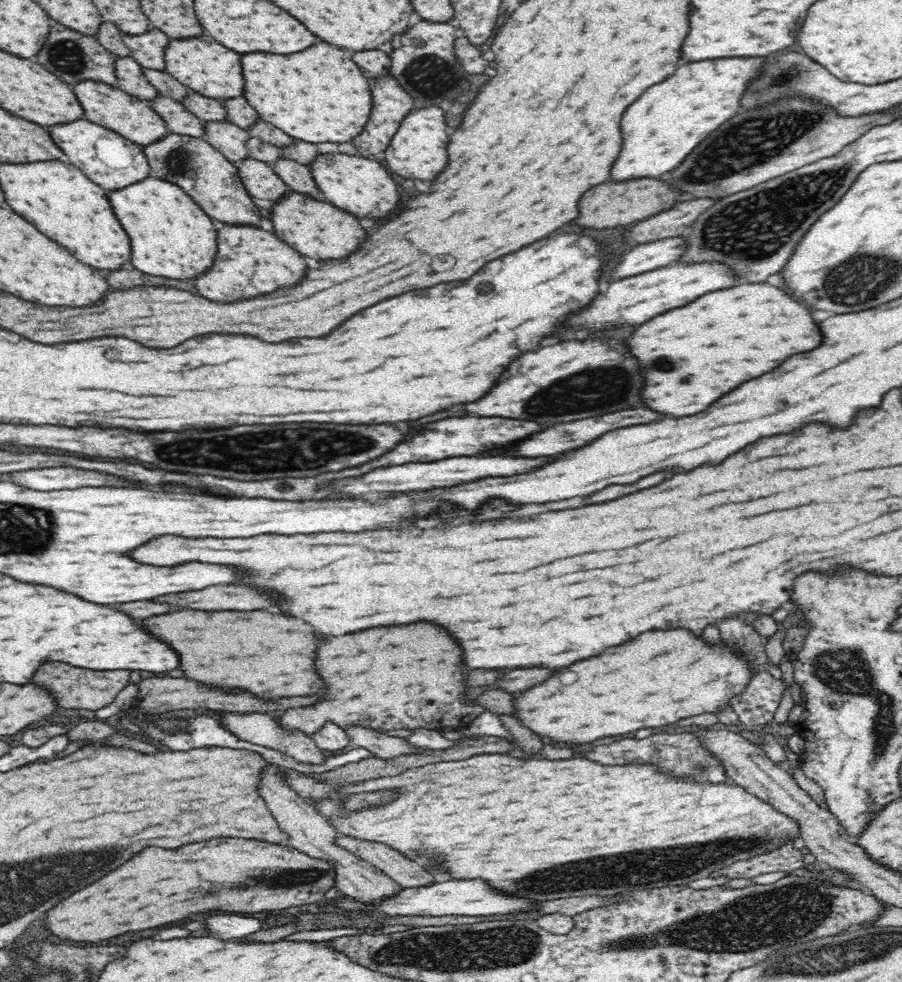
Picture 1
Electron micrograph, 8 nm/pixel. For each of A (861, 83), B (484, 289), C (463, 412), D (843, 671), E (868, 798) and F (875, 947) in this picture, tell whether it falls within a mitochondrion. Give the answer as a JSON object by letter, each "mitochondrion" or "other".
{"A":"other","B":"other","C":"other","D":"mitochondrion","E":"mitochondrion","F":"mitochondrion"}

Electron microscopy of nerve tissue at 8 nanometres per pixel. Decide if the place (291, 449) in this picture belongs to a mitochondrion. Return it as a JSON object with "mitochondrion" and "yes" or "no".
{"mitochondrion":"yes"}

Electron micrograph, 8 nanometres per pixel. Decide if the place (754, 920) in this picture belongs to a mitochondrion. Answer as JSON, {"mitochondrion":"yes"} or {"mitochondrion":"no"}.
{"mitochondrion":"yes"}

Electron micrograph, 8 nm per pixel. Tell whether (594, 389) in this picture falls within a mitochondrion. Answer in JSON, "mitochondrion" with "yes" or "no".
{"mitochondrion":"yes"}

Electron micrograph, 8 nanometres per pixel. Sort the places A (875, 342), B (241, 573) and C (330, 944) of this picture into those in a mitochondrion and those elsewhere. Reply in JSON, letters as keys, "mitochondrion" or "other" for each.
{"A":"other","B":"other","C":"other"}

